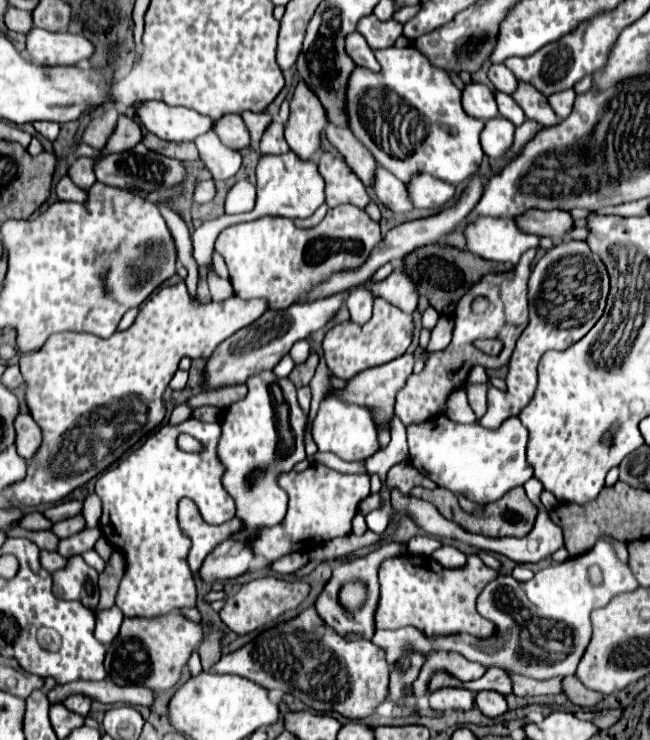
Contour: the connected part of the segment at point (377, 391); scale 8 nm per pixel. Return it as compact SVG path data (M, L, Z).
M406 352L404 356L392 360L392 364L380 364L376 368L366 368L364 372L360 372L360 376L352 376L352 380L346 380L346 388L330 390L328 396L336 396L336 398L344 400L346 404L360 404L360 406L372 408L376 428L388 428L390 420L394 416L396 392L400 392L400 388L406 384L408 376L412 374L412 366L414 366L414 358L410 352Z

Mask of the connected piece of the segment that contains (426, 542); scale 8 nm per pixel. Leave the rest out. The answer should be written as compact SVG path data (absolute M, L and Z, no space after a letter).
M416 536L412 538L408 544L408 552L414 552L414 554L432 554L434 550L438 550L442 544L436 540L436 538L430 538L430 536Z

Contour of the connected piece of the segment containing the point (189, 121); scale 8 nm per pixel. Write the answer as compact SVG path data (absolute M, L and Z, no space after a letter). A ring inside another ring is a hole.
M156 100L140 102L136 108L136 116L148 132L170 142L194 140L196 136L212 128L210 116L202 116L190 108L170 106Z

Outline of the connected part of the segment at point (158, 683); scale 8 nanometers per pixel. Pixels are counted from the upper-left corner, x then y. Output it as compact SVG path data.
M178 612L168 616L154 616L154 618L124 618L118 638L108 646L106 652L106 672L108 676L120 684L138 684L150 690L168 690L172 688L182 674L182 666L188 662L188 656L202 640L202 626L190 622Z

